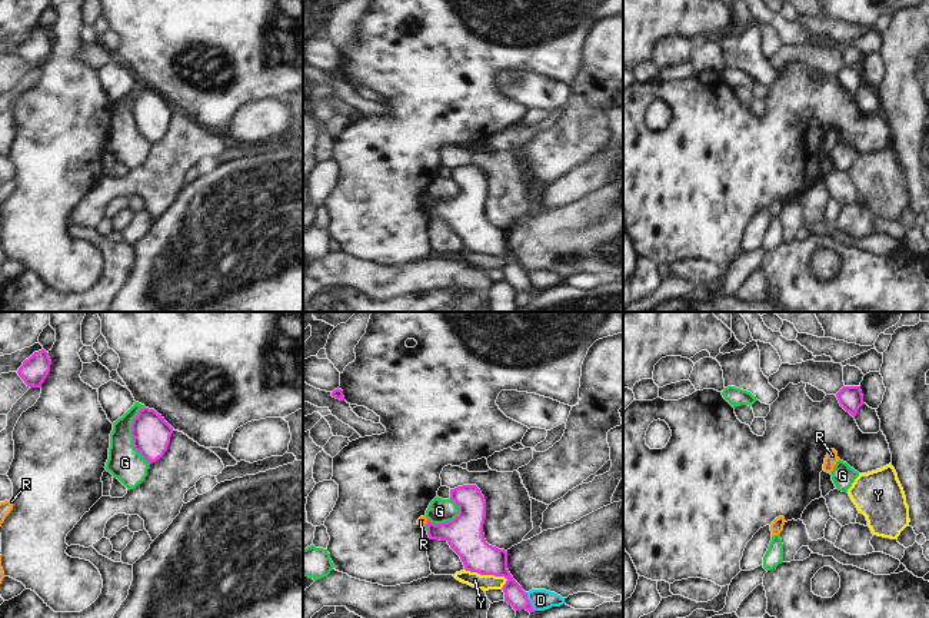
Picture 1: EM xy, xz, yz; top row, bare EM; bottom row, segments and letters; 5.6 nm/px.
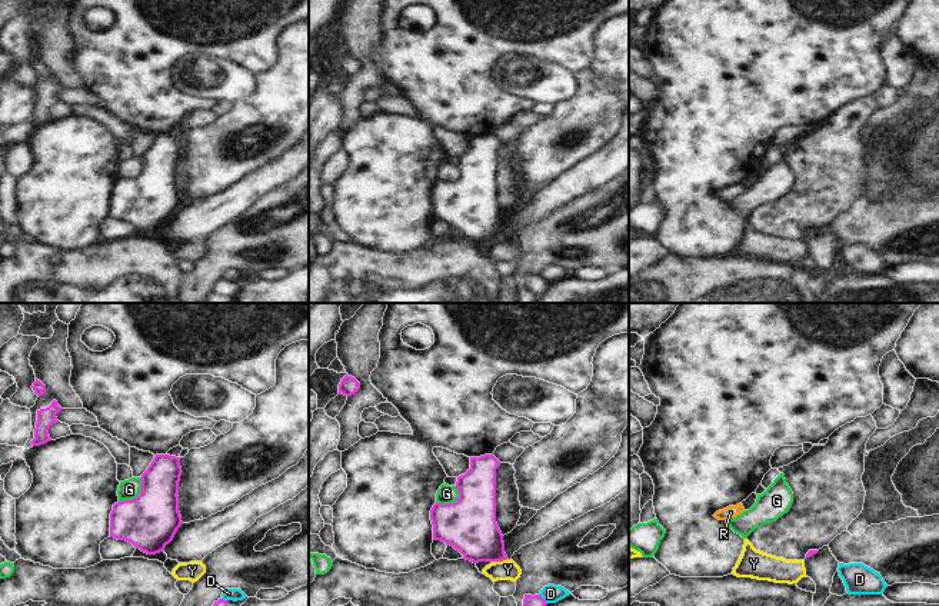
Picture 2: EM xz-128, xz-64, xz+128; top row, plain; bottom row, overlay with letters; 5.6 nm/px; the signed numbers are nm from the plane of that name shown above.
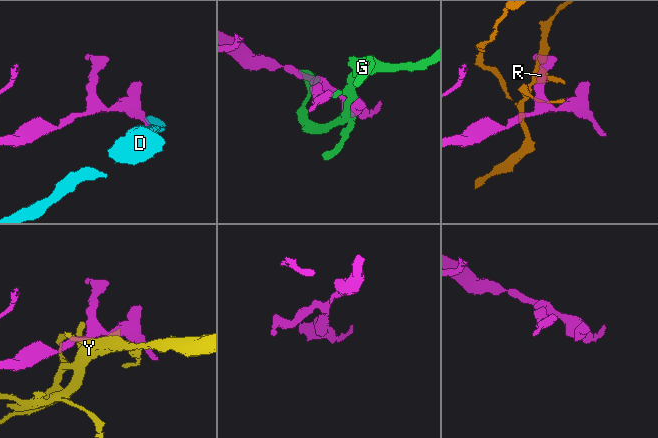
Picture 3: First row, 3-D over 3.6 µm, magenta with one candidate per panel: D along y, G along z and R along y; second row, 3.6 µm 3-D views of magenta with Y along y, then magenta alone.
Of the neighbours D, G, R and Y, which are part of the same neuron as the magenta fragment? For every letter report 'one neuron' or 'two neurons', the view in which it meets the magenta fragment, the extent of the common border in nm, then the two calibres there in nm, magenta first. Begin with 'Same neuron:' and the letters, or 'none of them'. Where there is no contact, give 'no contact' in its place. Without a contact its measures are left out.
Same neuron: none of them
D: two neurons; contact in xz; length 120 nm; calibres 110 and 120 nm
G: two neurons; contact in xy; length 320 nm; calibres 220 and 190 nm
R: two neurons; contact in xz; length 40 nm; calibres 200 and 50 nm
Y: two neurons; contact in xz; length 260 nm; calibres 200 and 90 nm

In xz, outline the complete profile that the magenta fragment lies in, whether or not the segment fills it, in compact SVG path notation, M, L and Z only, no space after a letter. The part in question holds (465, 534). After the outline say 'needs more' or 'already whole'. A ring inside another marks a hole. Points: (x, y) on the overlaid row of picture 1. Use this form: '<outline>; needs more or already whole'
M463 485L450 489L450 499L459 506L459 515L449 522L426 522L429 539L446 541L460 556L464 569L480 575L505 577L505 602L515 611L535 612L527 594L513 579L507 569L507 551L486 542L483 524L486 518L486 501L476 485Z; already whole

